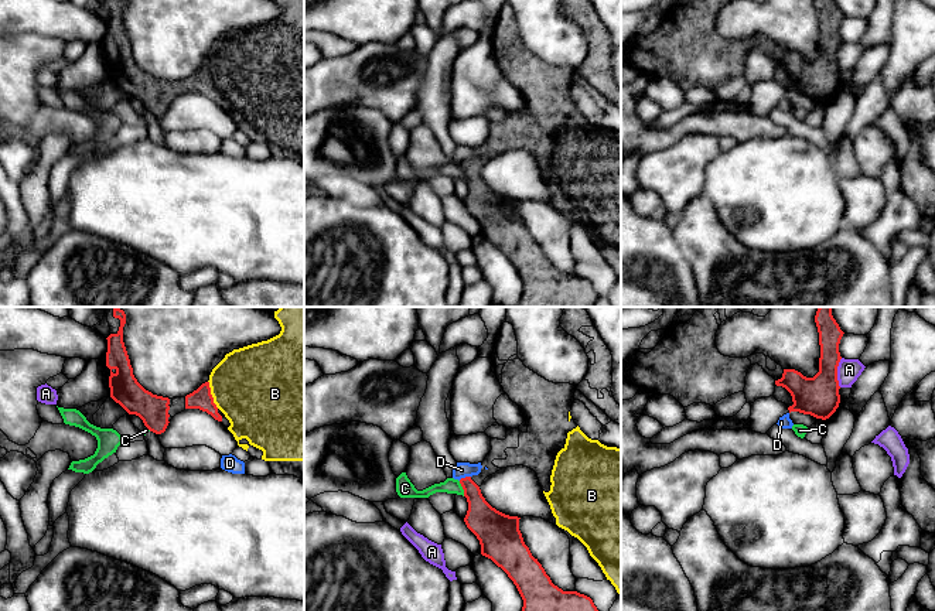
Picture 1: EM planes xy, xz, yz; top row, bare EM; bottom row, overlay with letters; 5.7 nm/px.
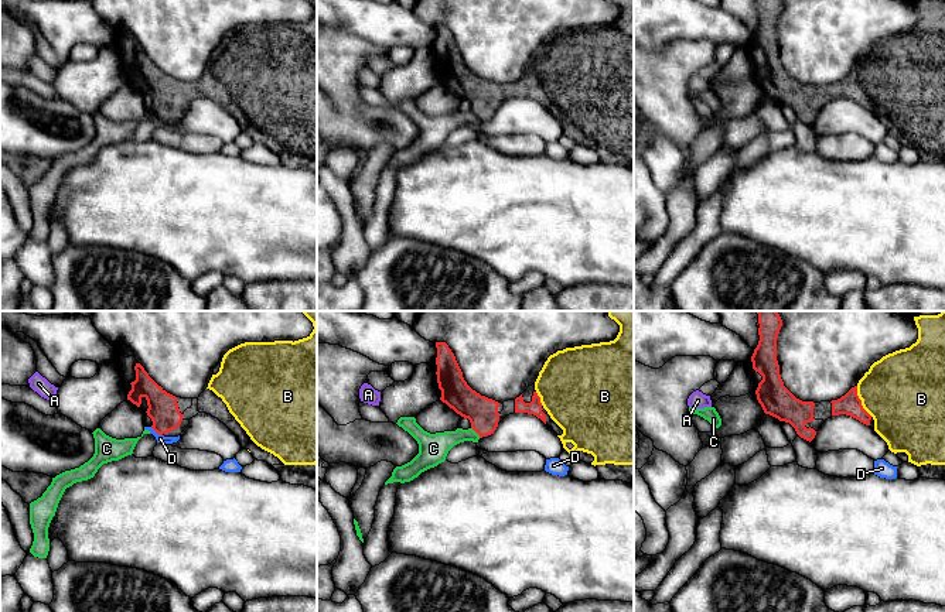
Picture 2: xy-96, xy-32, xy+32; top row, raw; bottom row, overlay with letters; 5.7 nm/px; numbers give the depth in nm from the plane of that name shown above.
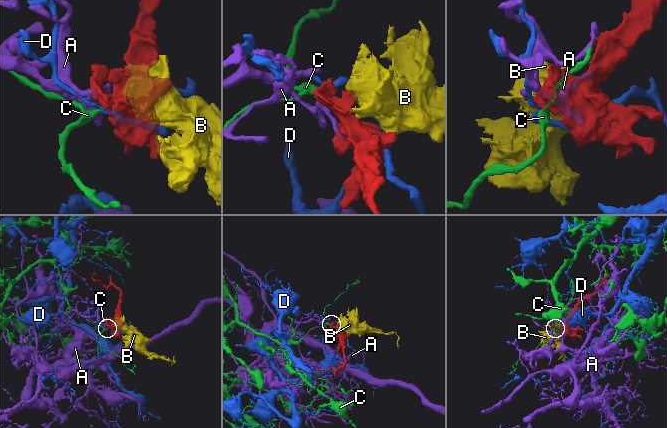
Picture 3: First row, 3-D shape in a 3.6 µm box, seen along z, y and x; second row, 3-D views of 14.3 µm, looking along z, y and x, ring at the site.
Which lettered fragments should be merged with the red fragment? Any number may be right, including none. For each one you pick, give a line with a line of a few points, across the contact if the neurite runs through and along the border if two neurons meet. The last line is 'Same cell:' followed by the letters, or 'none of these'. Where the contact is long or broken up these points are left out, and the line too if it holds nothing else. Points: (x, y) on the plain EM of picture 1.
Same cell: B

